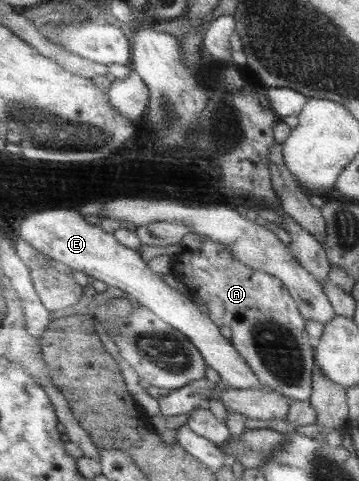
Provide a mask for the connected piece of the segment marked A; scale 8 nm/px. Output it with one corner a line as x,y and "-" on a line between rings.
201,237
202,244
196,250
183,249
174,255
171,279
180,285
191,298
198,297
207,307
208,317
218,326
228,327
234,349
245,358
255,379
271,389
292,400
306,401
311,388
311,371
315,364
313,348
308,344
308,335
304,330
305,319
298,311
296,302
288,294
285,286
277,277
250,269
236,259
232,251
216,241

